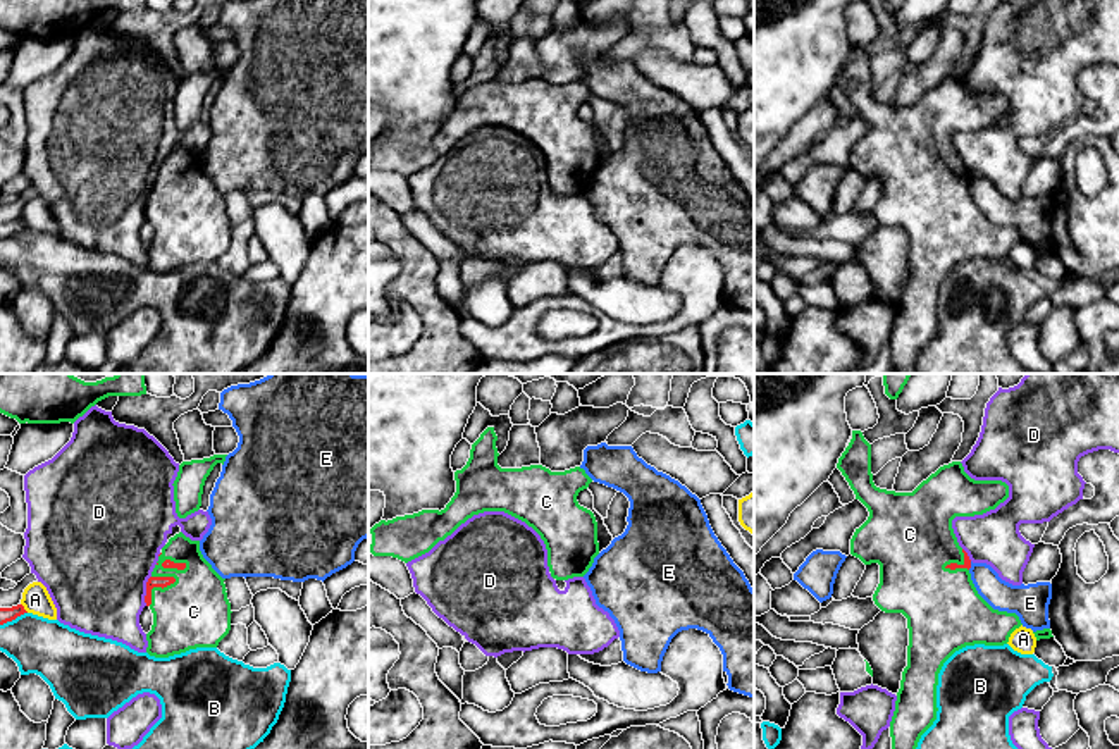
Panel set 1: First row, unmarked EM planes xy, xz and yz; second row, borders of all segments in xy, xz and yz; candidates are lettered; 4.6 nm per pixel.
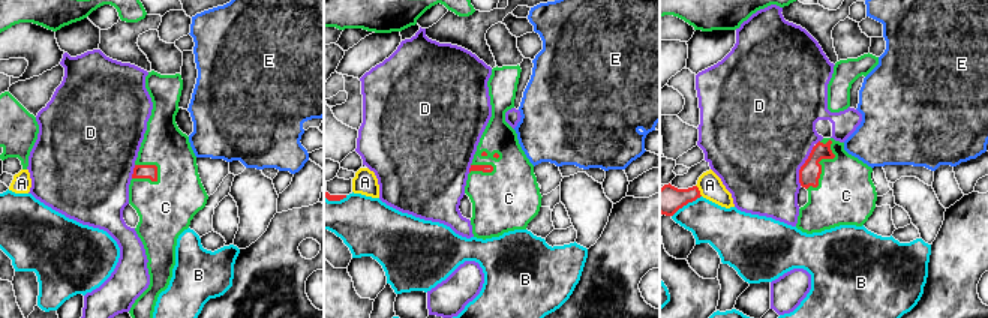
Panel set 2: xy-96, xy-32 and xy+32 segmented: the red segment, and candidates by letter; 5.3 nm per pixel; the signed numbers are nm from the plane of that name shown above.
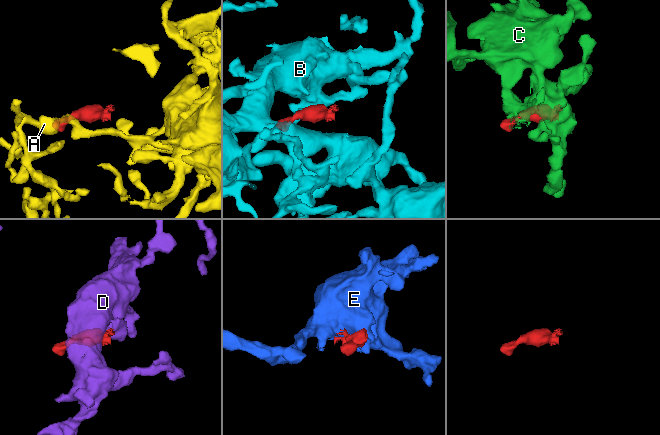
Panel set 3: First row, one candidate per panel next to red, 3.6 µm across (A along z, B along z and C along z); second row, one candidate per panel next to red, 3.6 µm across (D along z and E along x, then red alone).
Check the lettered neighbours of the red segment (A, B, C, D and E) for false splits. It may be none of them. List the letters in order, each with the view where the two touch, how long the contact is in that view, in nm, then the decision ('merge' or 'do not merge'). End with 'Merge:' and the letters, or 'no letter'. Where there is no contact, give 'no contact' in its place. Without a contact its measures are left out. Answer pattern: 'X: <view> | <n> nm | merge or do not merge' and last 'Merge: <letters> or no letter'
A: xy | 60 nm | do not merge
B: xy | 140 nm | do not merge
C: xy | 180 nm | merge
D: xy | 150 nm | do not merge
E: yz | 40 nm | do not merge
Merge: C

